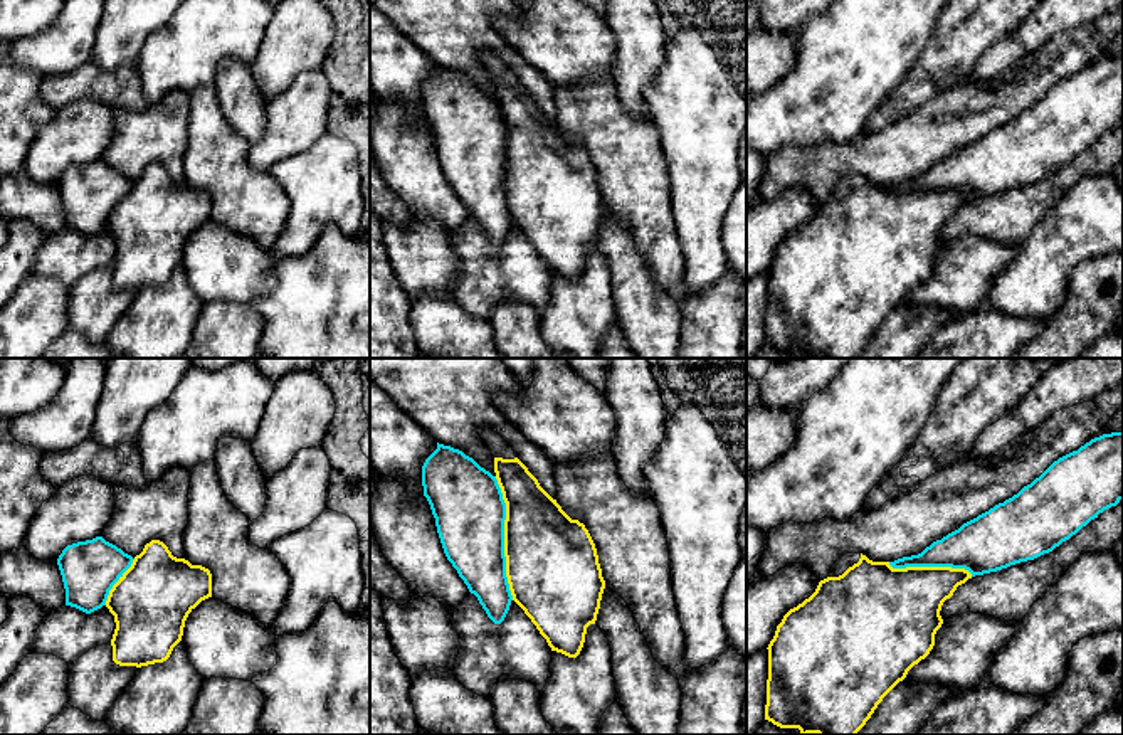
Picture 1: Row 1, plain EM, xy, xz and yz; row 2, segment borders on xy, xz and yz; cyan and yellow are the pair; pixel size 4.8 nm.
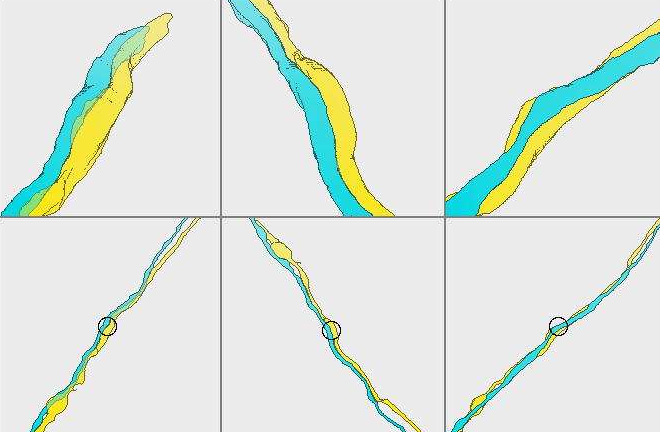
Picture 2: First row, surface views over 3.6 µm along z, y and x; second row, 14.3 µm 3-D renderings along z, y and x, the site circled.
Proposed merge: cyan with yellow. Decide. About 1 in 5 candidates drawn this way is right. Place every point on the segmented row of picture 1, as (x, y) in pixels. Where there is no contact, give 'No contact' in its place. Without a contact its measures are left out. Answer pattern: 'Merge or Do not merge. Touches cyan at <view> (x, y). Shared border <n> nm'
Do not merge. Touches cyan at xz (503, 539). Shared border 600 nm

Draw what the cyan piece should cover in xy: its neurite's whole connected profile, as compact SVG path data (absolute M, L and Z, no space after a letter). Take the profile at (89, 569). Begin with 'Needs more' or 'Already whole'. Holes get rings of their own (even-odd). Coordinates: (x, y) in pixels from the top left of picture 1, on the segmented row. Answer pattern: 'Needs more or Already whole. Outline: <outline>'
Already whole. Outline: M103 537L67 545L57 558L66 605L91 614L106 605L109 590L131 567L133 557Z

